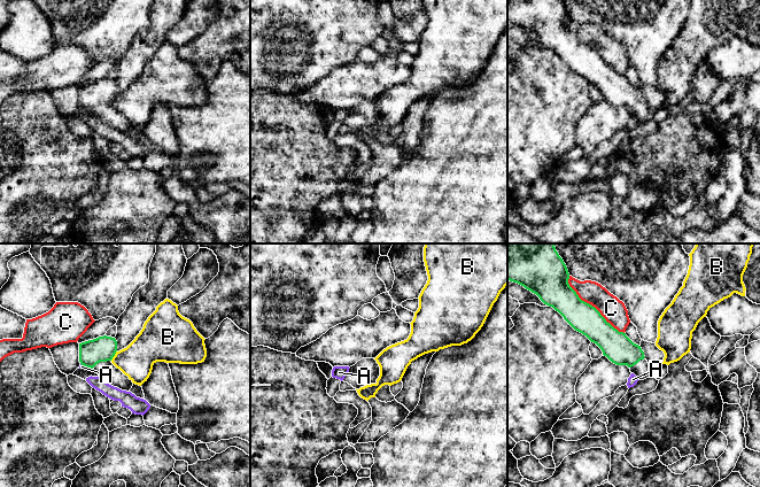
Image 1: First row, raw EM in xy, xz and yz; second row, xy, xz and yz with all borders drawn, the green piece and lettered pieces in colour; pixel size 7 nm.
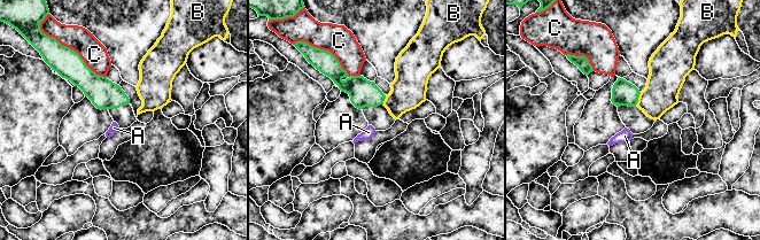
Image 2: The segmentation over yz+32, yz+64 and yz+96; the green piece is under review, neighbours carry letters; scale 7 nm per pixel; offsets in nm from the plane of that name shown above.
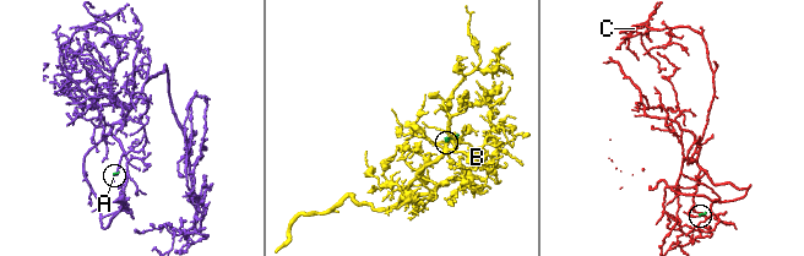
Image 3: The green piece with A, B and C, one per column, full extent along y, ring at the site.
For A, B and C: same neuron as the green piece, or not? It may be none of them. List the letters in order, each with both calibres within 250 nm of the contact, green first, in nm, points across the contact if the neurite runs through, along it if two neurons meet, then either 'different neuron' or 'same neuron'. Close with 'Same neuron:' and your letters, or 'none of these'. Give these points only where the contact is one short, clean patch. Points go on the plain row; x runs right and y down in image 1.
A: calibres 180 and 30 nm; border xy (80, 106), (86, 109); different neuron
B: calibres 180 and 240 nm; different neuron
C: calibres 200 and 170 nm; different neuron
Same neuron: none of these

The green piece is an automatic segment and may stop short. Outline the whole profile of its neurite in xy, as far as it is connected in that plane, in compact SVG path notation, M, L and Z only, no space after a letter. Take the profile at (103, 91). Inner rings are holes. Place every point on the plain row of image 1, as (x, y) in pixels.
M99 79L79 86L79 105L84 109L93 111L107 126L130 134L133 129L132 123L111 106L116 94L115 80Z

